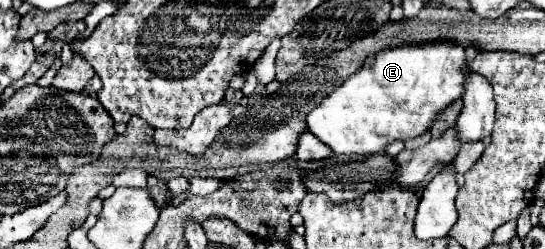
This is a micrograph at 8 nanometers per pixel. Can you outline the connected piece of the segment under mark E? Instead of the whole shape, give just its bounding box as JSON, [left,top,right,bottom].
[308,41,466,157]

